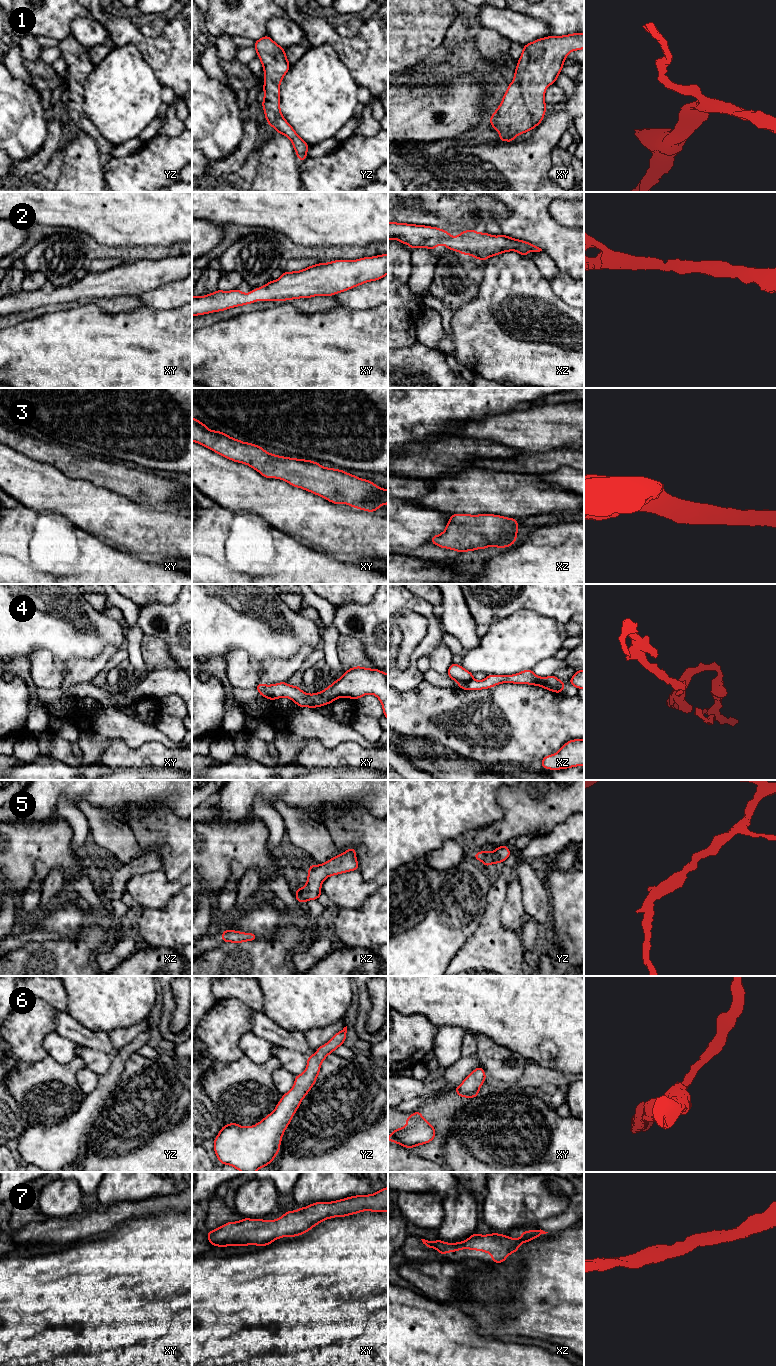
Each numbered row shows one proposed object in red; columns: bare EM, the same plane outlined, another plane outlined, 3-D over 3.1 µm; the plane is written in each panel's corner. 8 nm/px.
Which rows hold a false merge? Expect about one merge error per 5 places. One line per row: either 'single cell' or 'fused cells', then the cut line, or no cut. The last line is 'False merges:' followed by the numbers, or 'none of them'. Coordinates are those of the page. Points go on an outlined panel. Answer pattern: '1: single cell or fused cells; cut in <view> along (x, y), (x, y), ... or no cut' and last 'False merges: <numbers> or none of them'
1: single cell; no cut
2: single cell; no cut
3: single cell; no cut
4: single cell; no cut
5: single cell; no cut
6: single cell; no cut
7: single cell; no cut
False merges: none of them

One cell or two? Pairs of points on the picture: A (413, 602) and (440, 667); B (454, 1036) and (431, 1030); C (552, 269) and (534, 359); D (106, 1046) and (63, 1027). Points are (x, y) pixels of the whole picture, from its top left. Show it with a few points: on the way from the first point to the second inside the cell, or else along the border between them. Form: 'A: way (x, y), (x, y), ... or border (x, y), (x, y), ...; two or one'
A: border (442, 638), (439, 644), (427, 655); two
B: border (439, 1027), (432, 1049); two
C: border (534, 261), (538, 269), (549, 280); two
D: way (95, 1040), (84, 1037), (74, 1031); one

